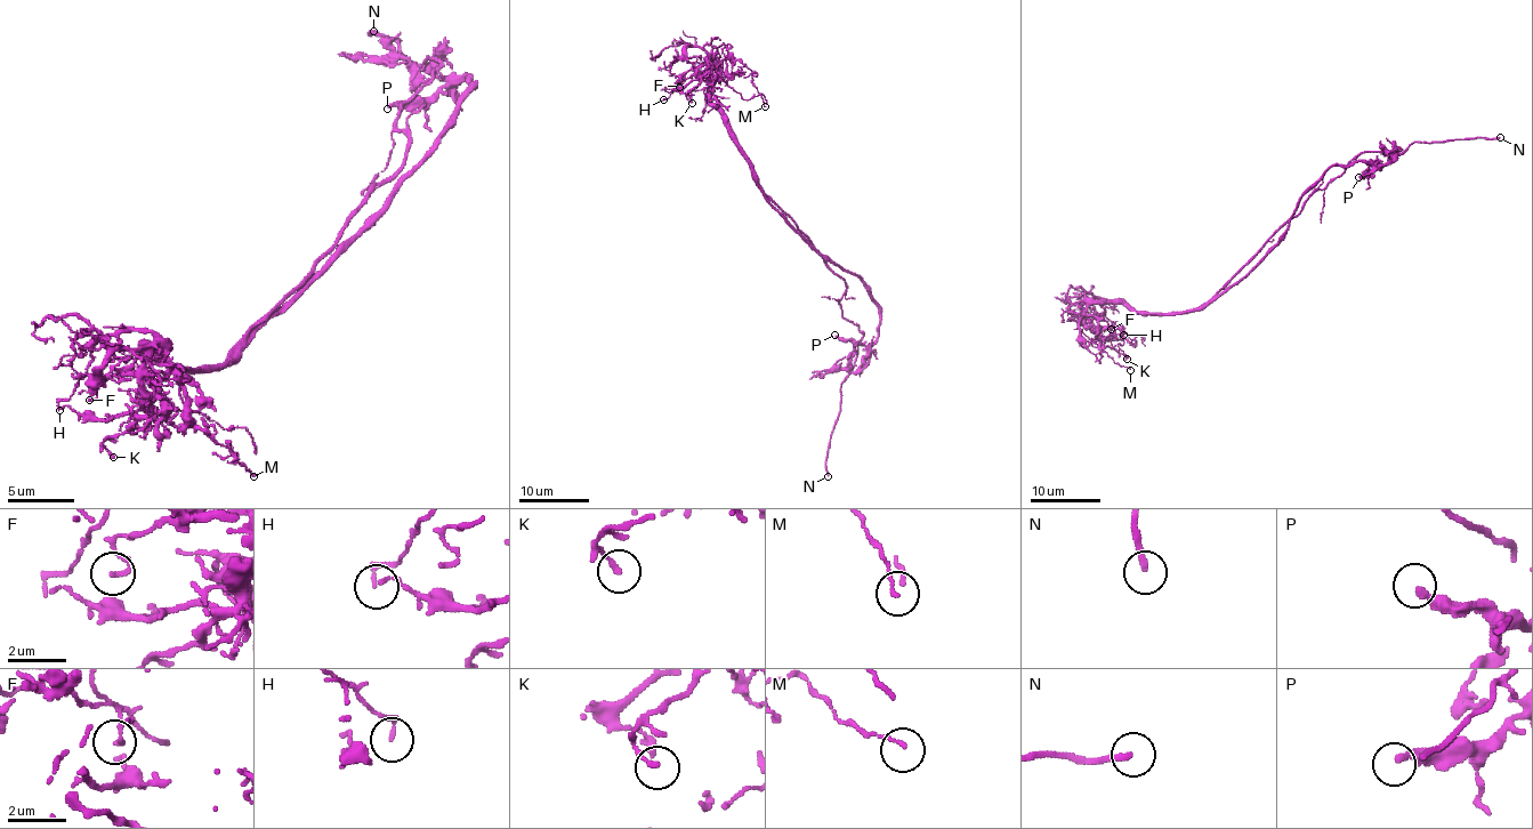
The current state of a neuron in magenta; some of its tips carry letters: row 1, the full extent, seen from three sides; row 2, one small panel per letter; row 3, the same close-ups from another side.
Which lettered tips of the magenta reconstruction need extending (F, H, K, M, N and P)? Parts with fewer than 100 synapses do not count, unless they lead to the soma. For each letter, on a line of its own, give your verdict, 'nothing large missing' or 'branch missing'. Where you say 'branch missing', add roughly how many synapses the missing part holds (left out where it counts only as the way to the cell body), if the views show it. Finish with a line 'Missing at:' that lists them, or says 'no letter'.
F: nothing large missing
H: nothing large missing
K: nothing large missing
M: nothing large missing
N: branch missing
P: nothing large missing
Missing at: N

